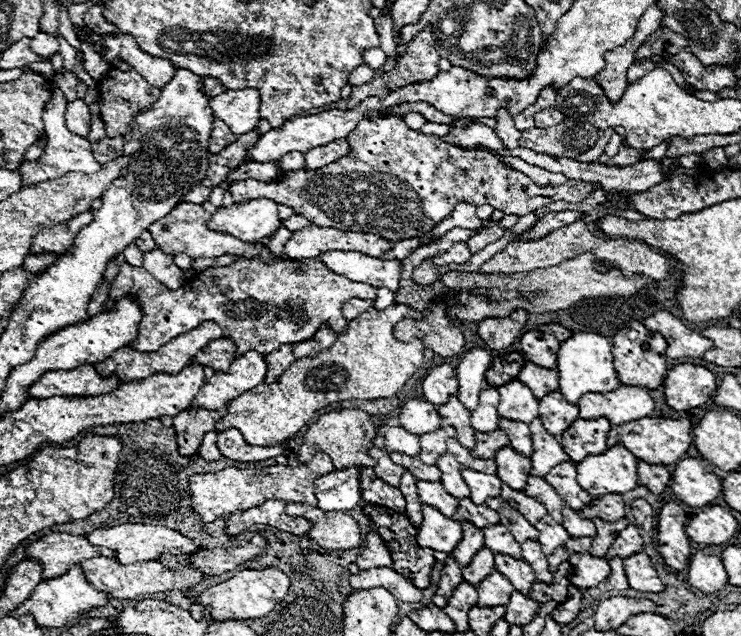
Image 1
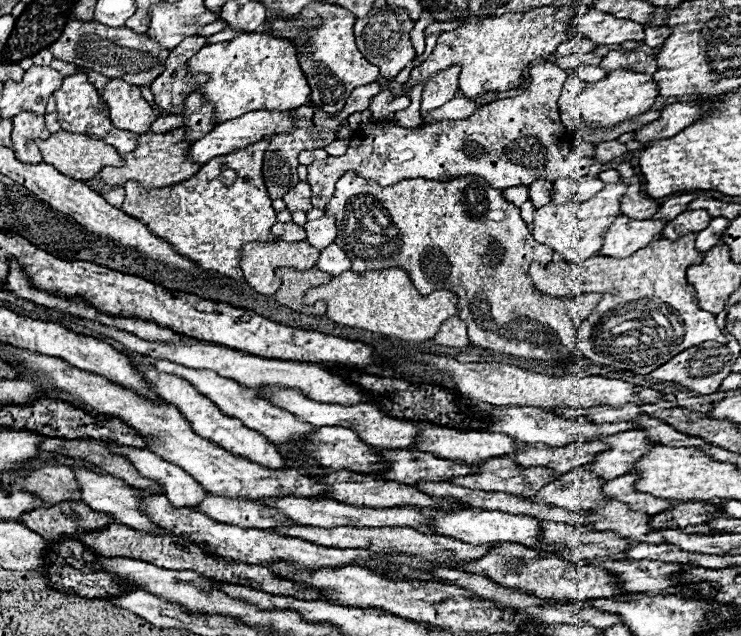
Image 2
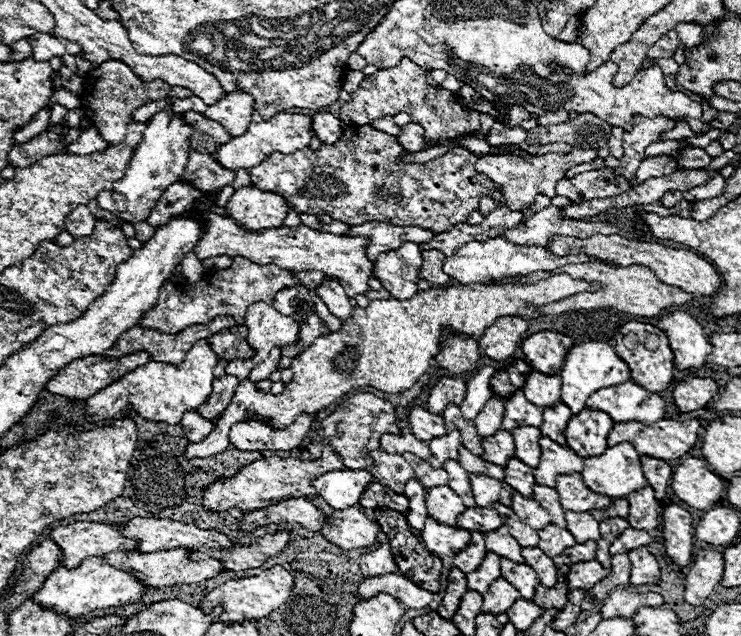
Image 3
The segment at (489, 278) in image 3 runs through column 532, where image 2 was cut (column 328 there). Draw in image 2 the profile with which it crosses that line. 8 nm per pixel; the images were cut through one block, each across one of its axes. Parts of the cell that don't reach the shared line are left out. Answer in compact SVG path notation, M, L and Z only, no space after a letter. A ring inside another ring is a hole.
M330 244L328 248L322 250L316 268L322 270L322 272L330 272L332 276L340 276L342 272L350 270L350 264L352 264L352 262L350 262L350 258L344 254L344 250L342 250L340 246L336 246L336 244Z

